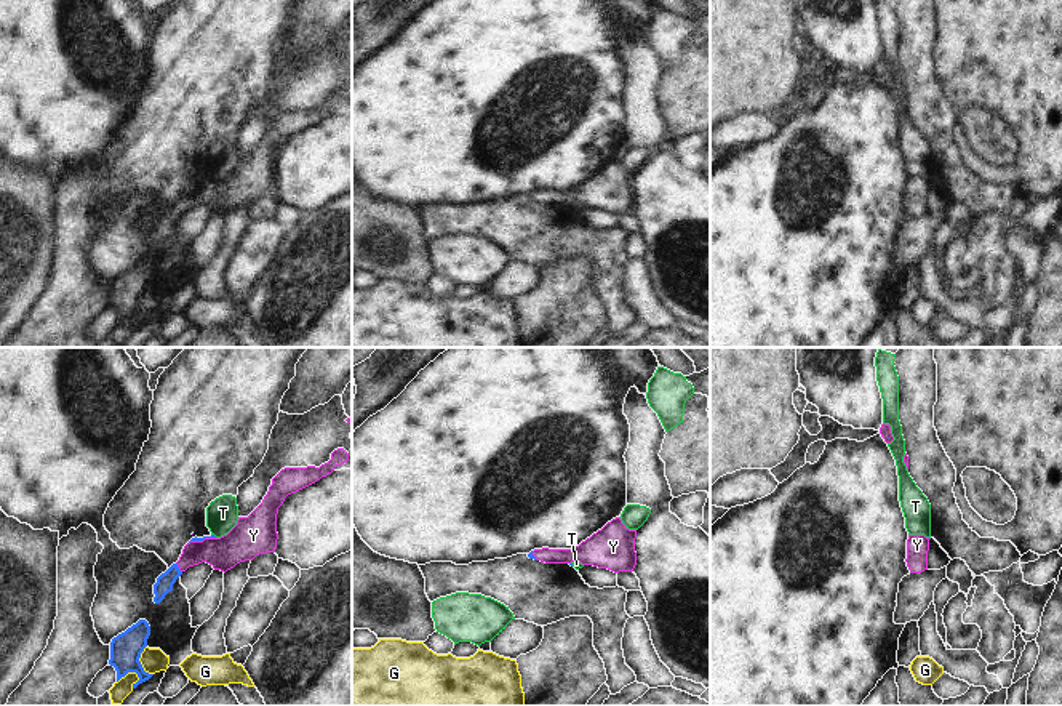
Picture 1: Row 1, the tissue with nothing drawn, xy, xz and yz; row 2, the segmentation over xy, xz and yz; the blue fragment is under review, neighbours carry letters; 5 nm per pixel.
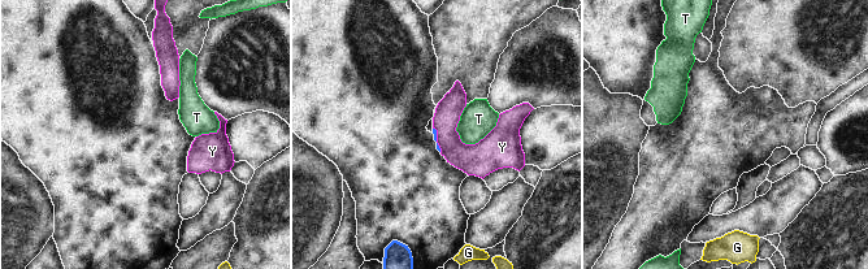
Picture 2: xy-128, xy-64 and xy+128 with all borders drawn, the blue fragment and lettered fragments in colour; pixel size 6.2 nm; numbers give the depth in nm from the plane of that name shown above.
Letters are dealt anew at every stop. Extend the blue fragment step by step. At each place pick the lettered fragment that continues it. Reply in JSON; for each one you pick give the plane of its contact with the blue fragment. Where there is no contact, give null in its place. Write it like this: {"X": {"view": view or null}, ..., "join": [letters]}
{"Y": {"view": "xy"}, "join": ["Y"]}

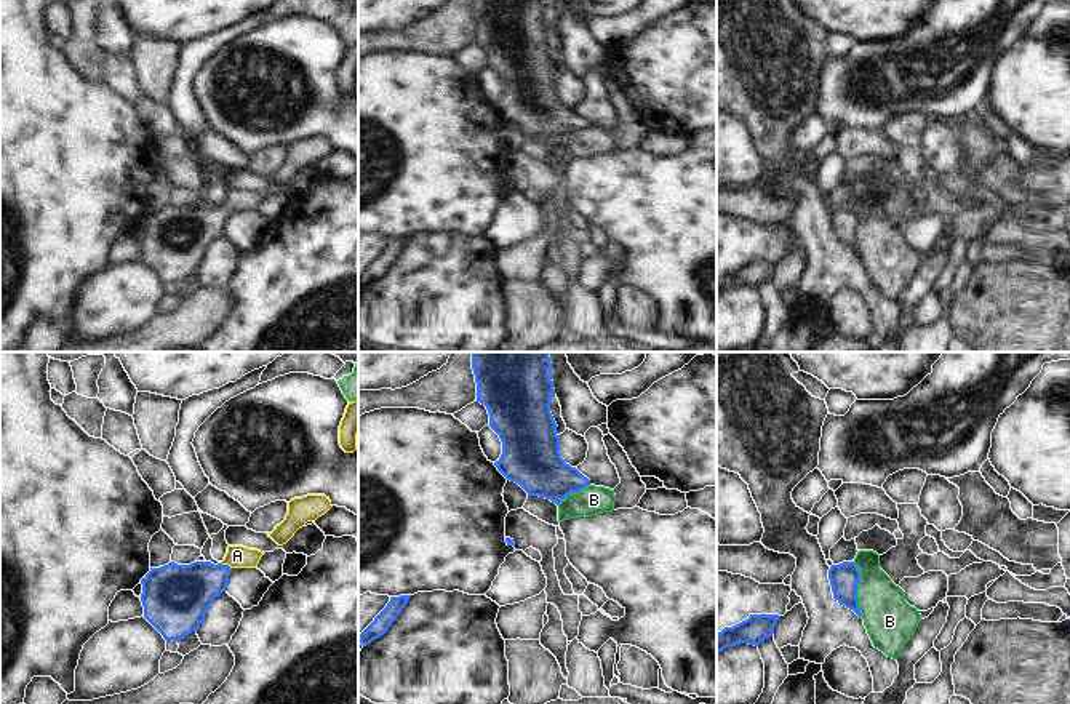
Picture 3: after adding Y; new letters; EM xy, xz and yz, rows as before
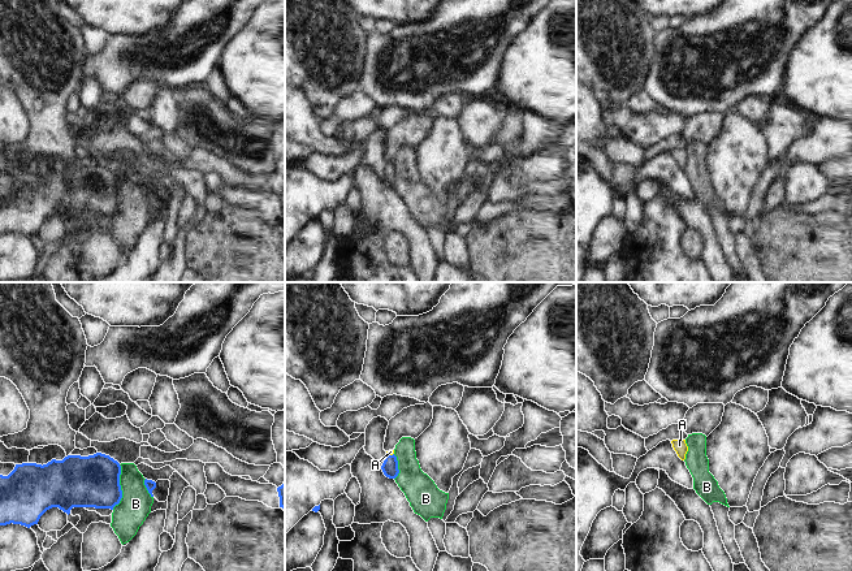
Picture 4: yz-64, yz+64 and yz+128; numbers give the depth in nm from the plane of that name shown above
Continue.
{"A": {"view": "xy"}, "join": ["A"]}

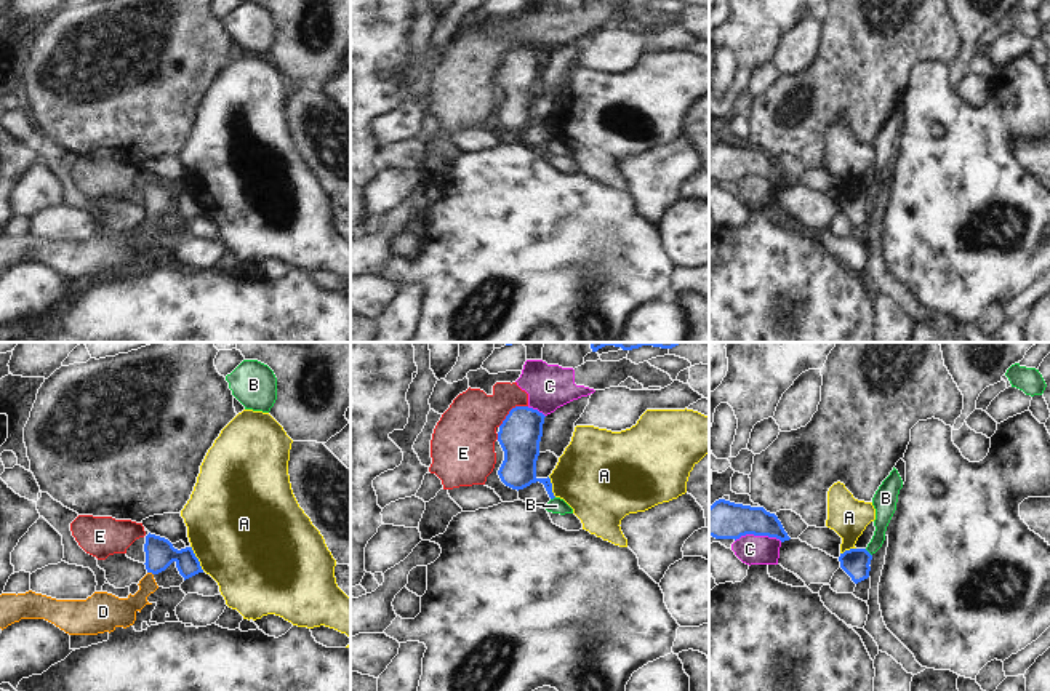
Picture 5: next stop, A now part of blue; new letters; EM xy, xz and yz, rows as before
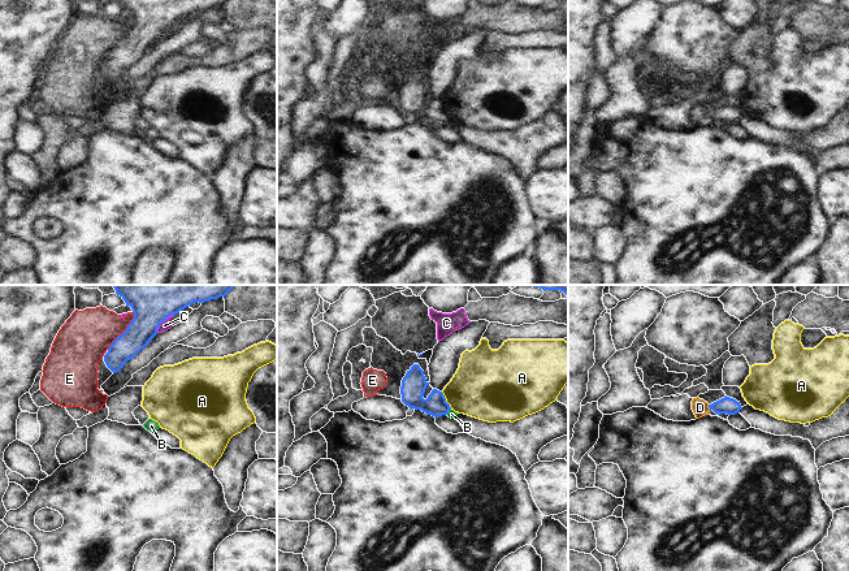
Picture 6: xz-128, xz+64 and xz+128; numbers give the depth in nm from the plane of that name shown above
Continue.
{"D": {"view": "xy"}, "join": ["D"]}

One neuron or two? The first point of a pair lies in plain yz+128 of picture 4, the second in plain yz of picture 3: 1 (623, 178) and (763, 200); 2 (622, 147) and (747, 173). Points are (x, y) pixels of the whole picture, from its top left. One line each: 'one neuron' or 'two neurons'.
1: one neuron
2: one neuron

